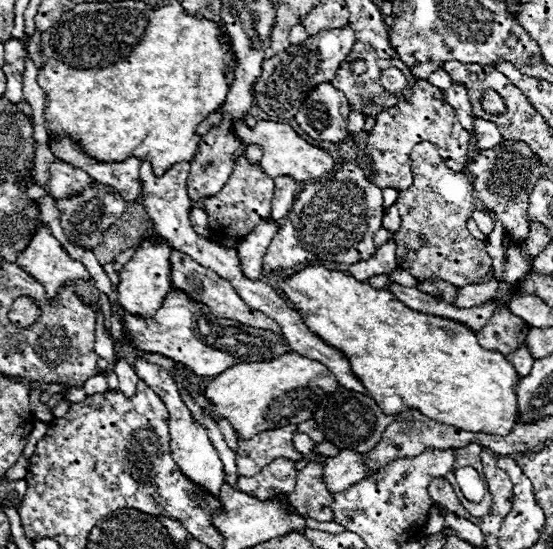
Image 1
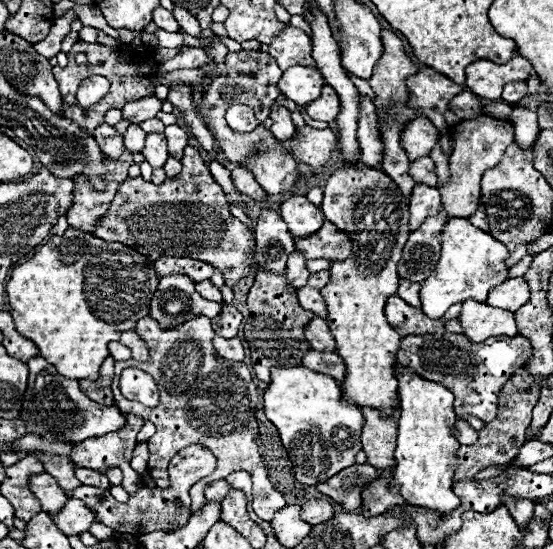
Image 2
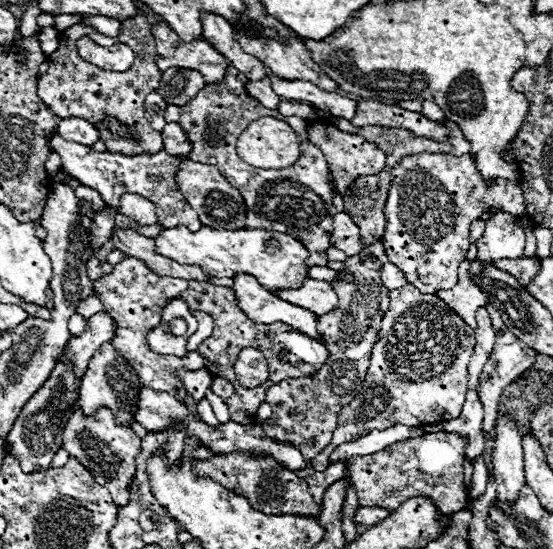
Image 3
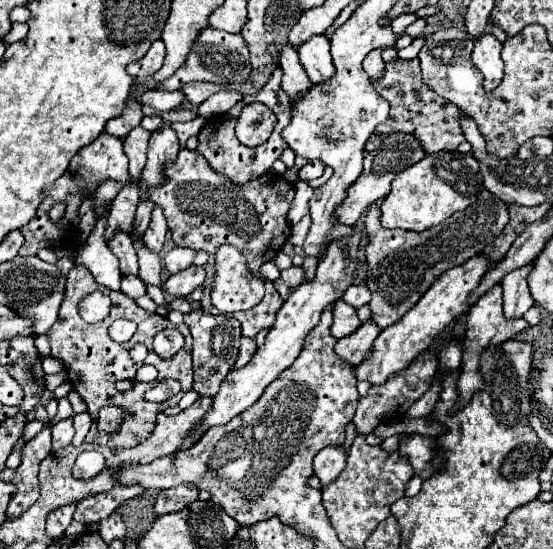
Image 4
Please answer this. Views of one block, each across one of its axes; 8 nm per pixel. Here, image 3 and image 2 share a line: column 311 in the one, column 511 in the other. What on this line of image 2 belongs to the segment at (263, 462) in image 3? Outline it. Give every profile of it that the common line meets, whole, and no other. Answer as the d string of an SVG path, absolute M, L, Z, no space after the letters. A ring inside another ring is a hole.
M502 494L500 496L502 500L502 506L506 506L512 514L512 518L516 520L516 524L526 530L528 522L532 520L534 516L534 506L536 506L536 500L526 500L526 498L514 498L510 494Z

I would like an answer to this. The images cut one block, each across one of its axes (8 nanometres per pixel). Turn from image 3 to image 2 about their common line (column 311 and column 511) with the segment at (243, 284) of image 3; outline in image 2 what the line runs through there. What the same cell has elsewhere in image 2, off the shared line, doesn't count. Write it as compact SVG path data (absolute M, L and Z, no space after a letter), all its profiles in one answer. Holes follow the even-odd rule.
M472 298L464 302L462 312L460 312L460 322L462 322L464 334L472 342L486 340L488 336L516 336L518 334L514 312L492 308Z

